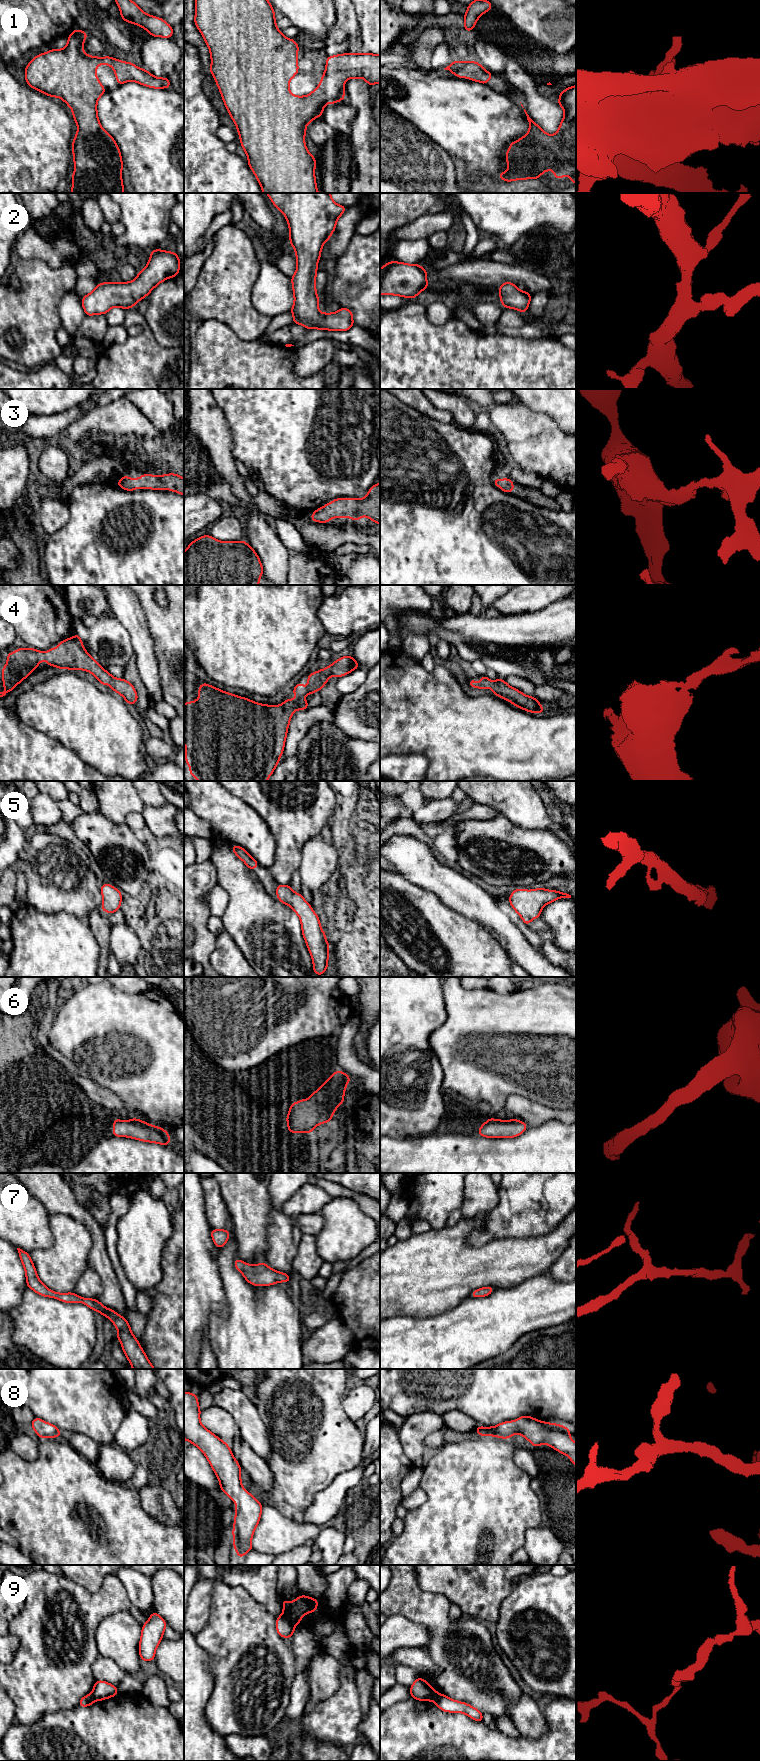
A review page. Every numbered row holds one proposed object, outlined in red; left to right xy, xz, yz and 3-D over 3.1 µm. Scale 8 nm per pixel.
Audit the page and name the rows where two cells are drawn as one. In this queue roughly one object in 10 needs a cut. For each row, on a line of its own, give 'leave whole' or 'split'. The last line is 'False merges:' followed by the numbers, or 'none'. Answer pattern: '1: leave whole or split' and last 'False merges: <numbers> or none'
1: leave whole
2: leave whole
3: leave whole
4: leave whole
5: leave whole
6: leave whole
7: leave whole
8: leave whole
9: split
False merges: 9

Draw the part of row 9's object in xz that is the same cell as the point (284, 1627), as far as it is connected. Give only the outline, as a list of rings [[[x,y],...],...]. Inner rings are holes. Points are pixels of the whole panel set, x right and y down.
[[[283,1614],[277,1616],[276,1631],[283,1638],[293,1637],[295,1626],[292,1622]]]

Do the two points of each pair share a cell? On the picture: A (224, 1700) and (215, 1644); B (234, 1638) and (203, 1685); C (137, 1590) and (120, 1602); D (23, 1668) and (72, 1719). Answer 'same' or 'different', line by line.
A: same
B: different
C: different
D: different

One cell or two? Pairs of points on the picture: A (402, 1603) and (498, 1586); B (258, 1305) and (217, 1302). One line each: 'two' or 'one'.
A: two
B: two

